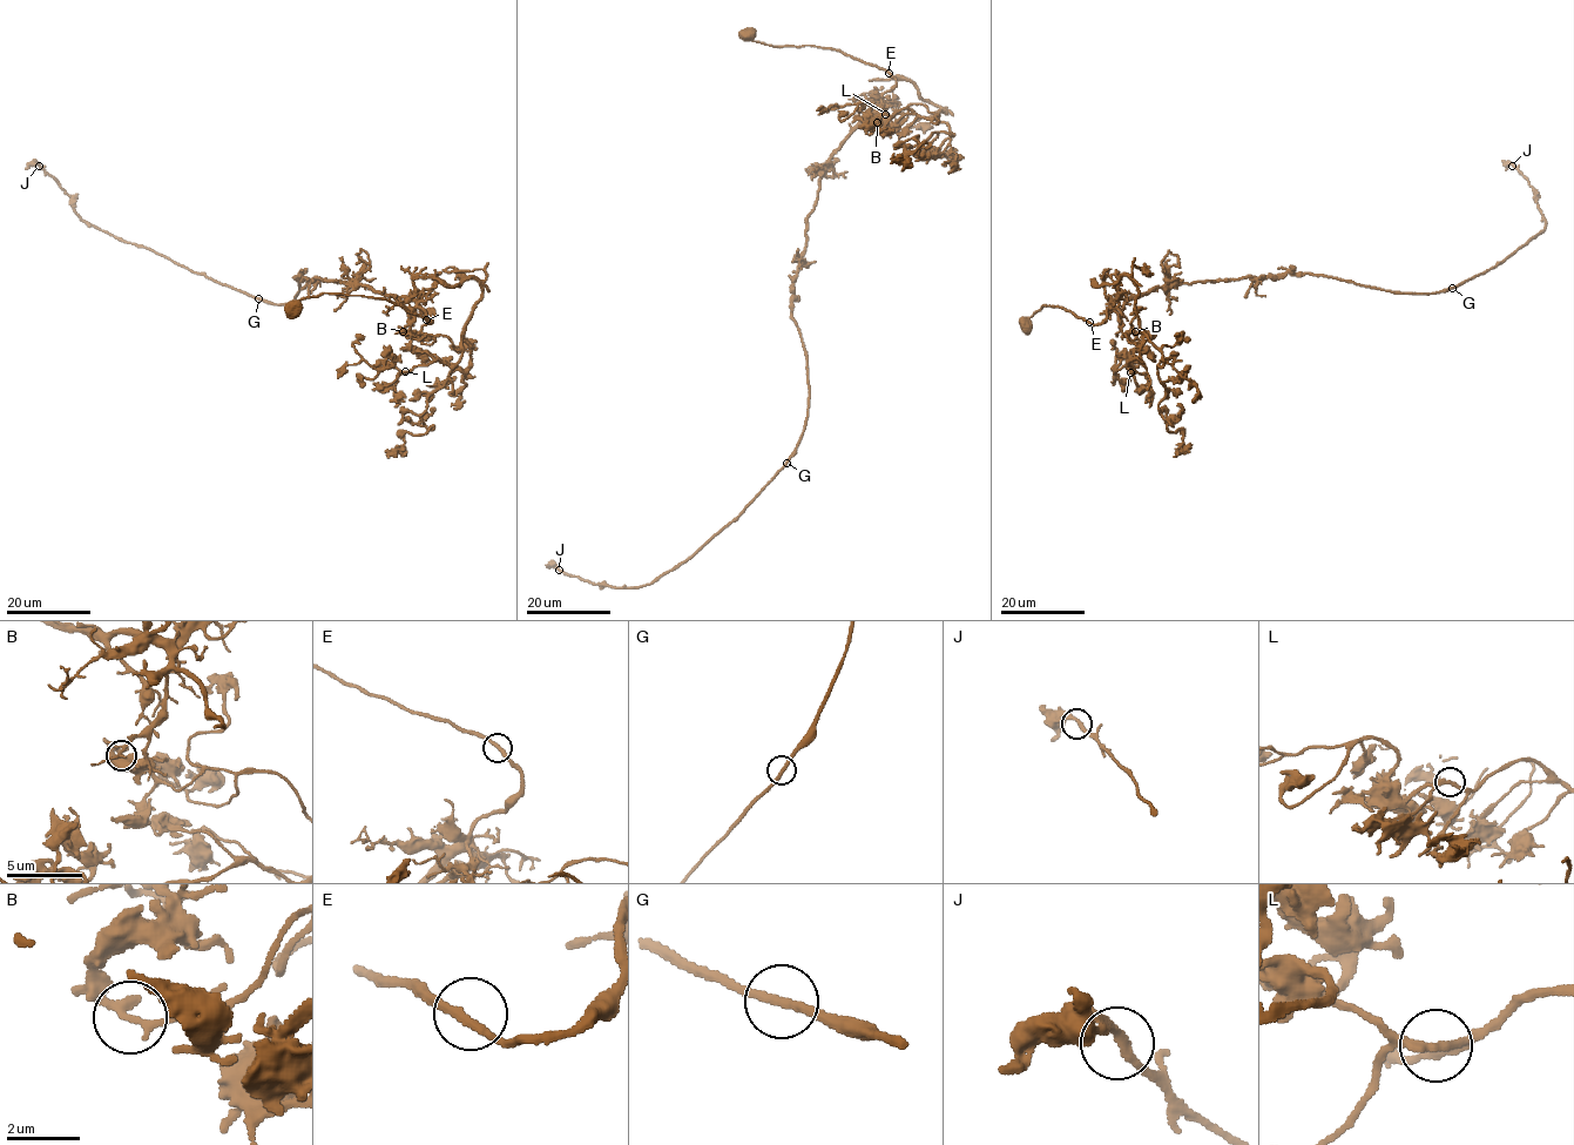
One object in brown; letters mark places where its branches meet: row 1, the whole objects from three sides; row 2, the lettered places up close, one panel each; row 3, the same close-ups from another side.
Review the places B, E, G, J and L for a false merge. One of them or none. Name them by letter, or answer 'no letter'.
B

